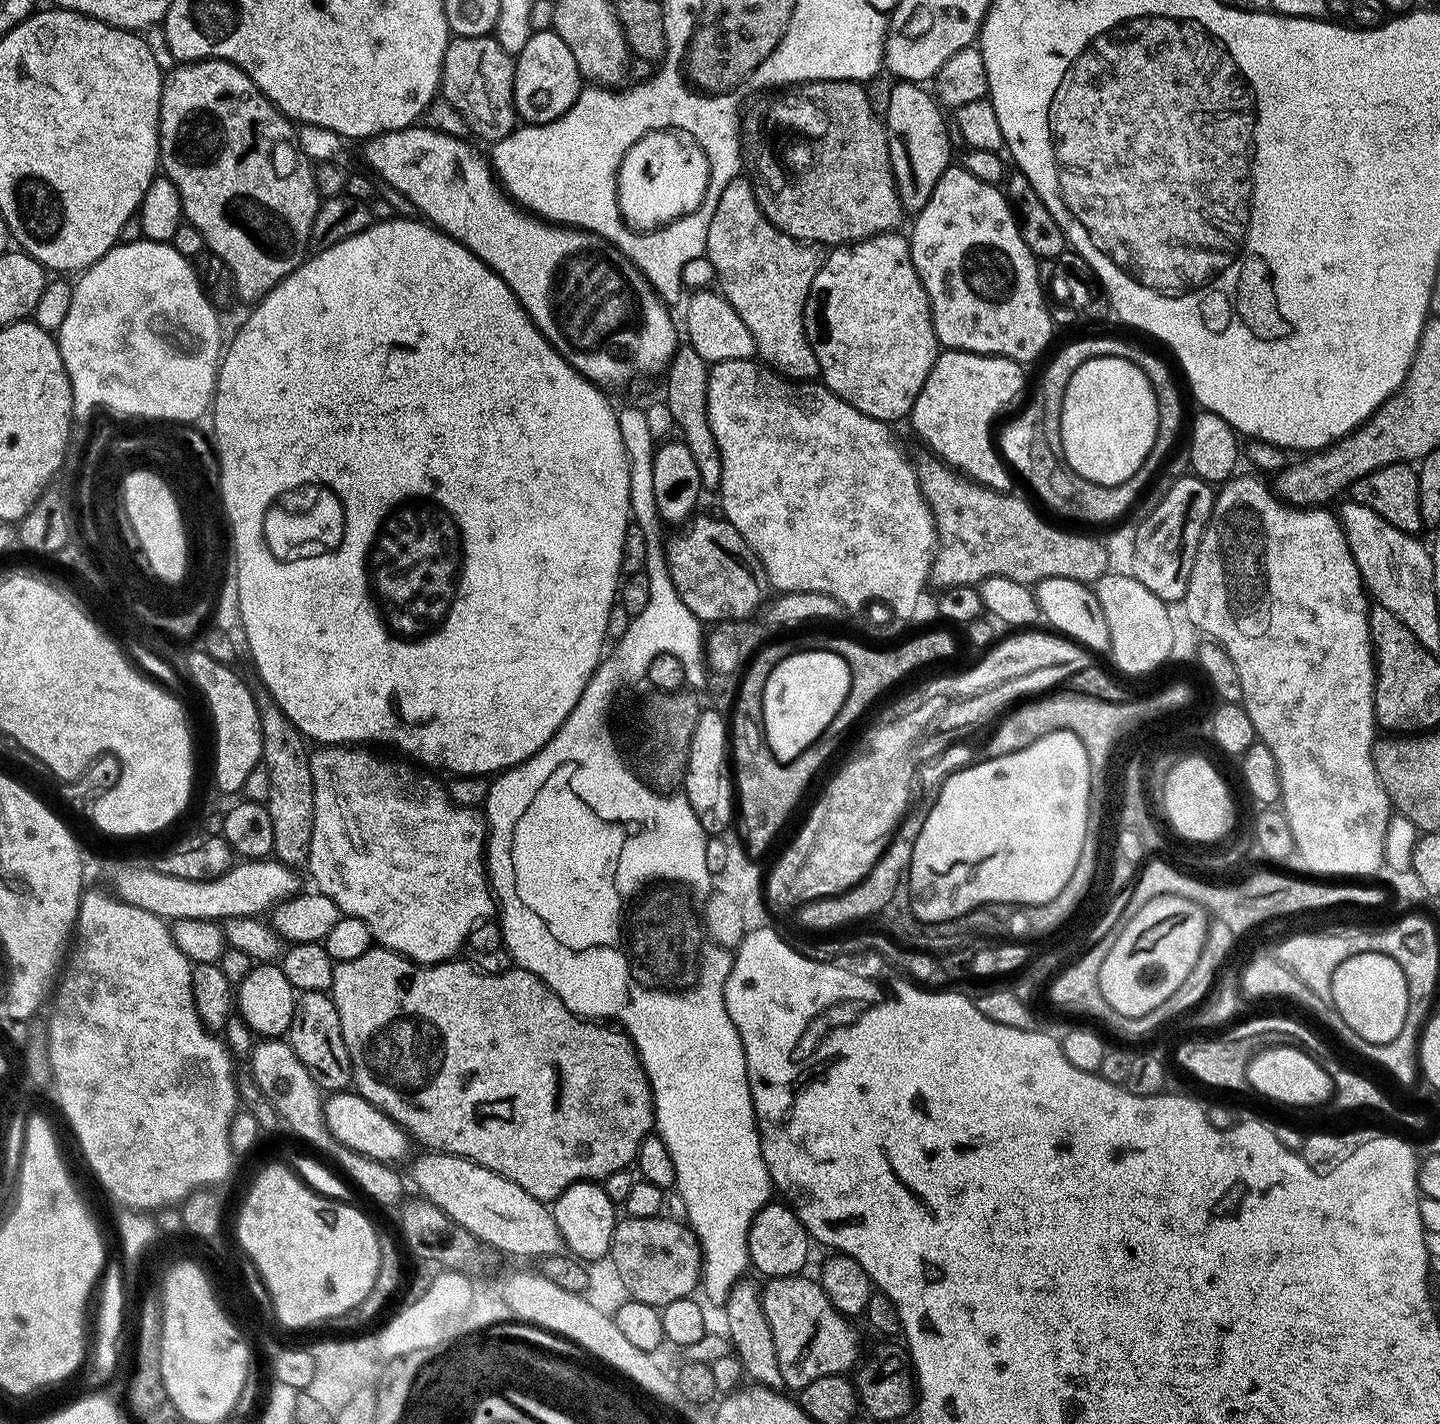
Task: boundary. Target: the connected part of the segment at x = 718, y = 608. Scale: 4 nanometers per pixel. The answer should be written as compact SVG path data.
M699 514L693 515L681 528L684 529L674 533L668 540L666 559L668 573L682 602L701 622L719 622L733 617L748 618L744 616L750 615L756 606L756 580L742 565L732 564L732 552L740 552L746 548L746 541L740 535L740 531L723 518L715 520L712 516L699 516Z

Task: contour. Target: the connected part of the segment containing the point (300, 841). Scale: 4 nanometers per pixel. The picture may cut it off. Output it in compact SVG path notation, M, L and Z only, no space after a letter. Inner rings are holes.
M260 686L254 692L256 709L260 715L260 733L262 734L262 762L270 774L270 798L268 813L274 826L275 859L288 867L299 869L307 865L310 854L310 842L314 834L314 786L310 770L310 744L300 733L298 726L286 718L278 702Z

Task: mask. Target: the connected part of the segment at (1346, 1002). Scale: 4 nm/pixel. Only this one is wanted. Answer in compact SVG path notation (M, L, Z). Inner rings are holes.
M1363 952L1354 958L1346 958L1346 962L1334 970L1331 991L1332 1007L1346 1022L1348 1031L1358 1034L1358 1038L1366 1038L1367 1043L1381 1045L1390 1043L1401 1033L1407 1016L1407 986L1402 968L1393 958L1377 952Z

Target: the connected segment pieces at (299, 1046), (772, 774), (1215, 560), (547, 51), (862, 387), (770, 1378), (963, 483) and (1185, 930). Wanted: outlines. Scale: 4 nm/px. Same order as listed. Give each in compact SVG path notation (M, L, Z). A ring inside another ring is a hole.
M328 992L299 993L286 1039L321 1089L334 1093L347 1089L352 1084L352 1059L342 1038L338 1010Z
M817 742L808 748L798 758L781 763L764 764L768 772L764 772L764 792L744 792L743 800L738 802L738 824L744 827L743 843L752 858L759 858L768 848L768 843L780 832L780 827L788 820L788 815L796 808L800 795L808 788L812 775L824 764L823 743Z
M1233 478L1221 488L1224 489L1215 493L1212 516L1204 528L1194 566L1190 570L1190 582L1186 586L1183 599L1187 613L1200 633L1228 652L1237 674L1240 675L1244 709L1250 714L1250 722L1254 722L1259 743L1264 744L1270 754L1274 754L1274 762L1278 766L1282 811L1286 822L1290 822L1290 834L1294 834L1295 855L1304 859L1304 864L1310 871L1321 872L1324 876L1372 876L1379 868L1385 867L1384 843L1387 826L1394 815L1394 805L1385 781L1378 778L1372 761L1372 745L1378 736L1378 725L1370 600L1366 595L1364 581L1361 580L1341 525L1333 513L1331 516L1330 513L1324 512L1328 510L1301 510L1291 507L1277 499L1271 491L1268 493L1256 480ZM1295 560L1305 560L1310 567L1317 568L1317 572L1308 572L1305 576L1296 572L1291 576L1292 568L1288 564L1294 563Z
M554 30L547 32L533 31L531 38L522 46L520 52L515 53L514 63L516 74L512 78L512 102L515 111L525 121L533 125L551 124L553 120L559 120L572 109L572 103L580 97L582 83L580 76L582 70L566 42ZM528 94L536 94L536 102L540 106L536 110L522 110L522 100L528 98Z
M885 232L868 239L839 245L816 269L816 277L804 301L804 326L808 345L816 355L824 387L862 414L875 420L893 422L909 415L942 351L932 325L931 315L915 316L912 312L929 311L927 287L912 262L909 239Z
M742 1278L730 1290L726 1302L722 1305L724 1324L728 1327L727 1339L734 1349L734 1355L740 1360L743 1375L749 1381L766 1388L777 1390L784 1388L782 1370L778 1366L778 1350L774 1346L774 1334L770 1334L770 1322L766 1322L764 1308L760 1304L761 1285L749 1278Z
M924 454L924 457L919 461L915 461L914 467L916 469L916 481L920 483L920 493L924 495L924 501L932 511L934 521L936 524L936 535L938 537L938 551L934 556L934 576L941 580L941 585L944 586L976 586L980 581L988 580L992 576L1005 576L1019 584L1027 584L1035 586L1042 580L1048 580L1051 576L1061 576L1062 578L1070 578L1071 580L1078 580L1081 582L1095 581L1098 575L1098 569L1094 561L1088 557L1088 552L1084 549L1084 544L1076 536L1067 536L1064 532L1059 532L1056 528L1051 528L1030 505L1024 500L1015 500L1012 494L1001 494L995 492L992 488L986 488L982 484L977 484L975 480L968 479L963 474L957 474L949 465L945 464L939 458L933 458L931 455Z
M1163 896L1154 898L1154 902L1146 902L1142 910L1127 917L1129 920L1125 922L1124 929L1121 927L1117 931L1116 941L1104 956L1100 971L1102 998L1106 998L1115 1015L1138 1018L1150 1014L1150 1010L1162 1006L1162 1002L1166 1002L1166 998L1170 998L1170 994L1174 994L1174 990L1186 982L1186 974L1194 970L1198 958L1204 953L1204 941L1208 939L1210 927L1207 914L1209 913L1201 904L1195 904L1181 896Z

